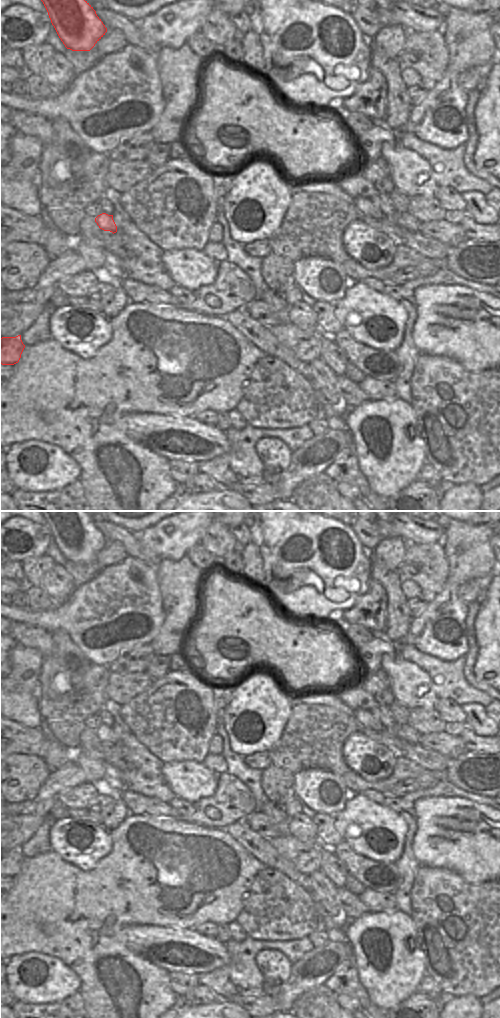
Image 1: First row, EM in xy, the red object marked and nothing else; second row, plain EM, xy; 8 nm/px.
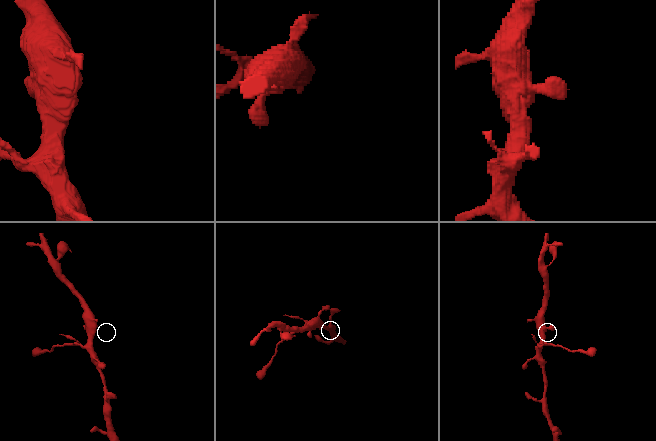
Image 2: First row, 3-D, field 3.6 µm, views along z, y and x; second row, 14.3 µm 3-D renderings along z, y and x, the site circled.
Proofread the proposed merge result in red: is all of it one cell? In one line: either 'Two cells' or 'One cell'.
One cell.

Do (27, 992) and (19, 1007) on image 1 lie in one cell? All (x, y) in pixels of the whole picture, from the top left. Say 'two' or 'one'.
two

